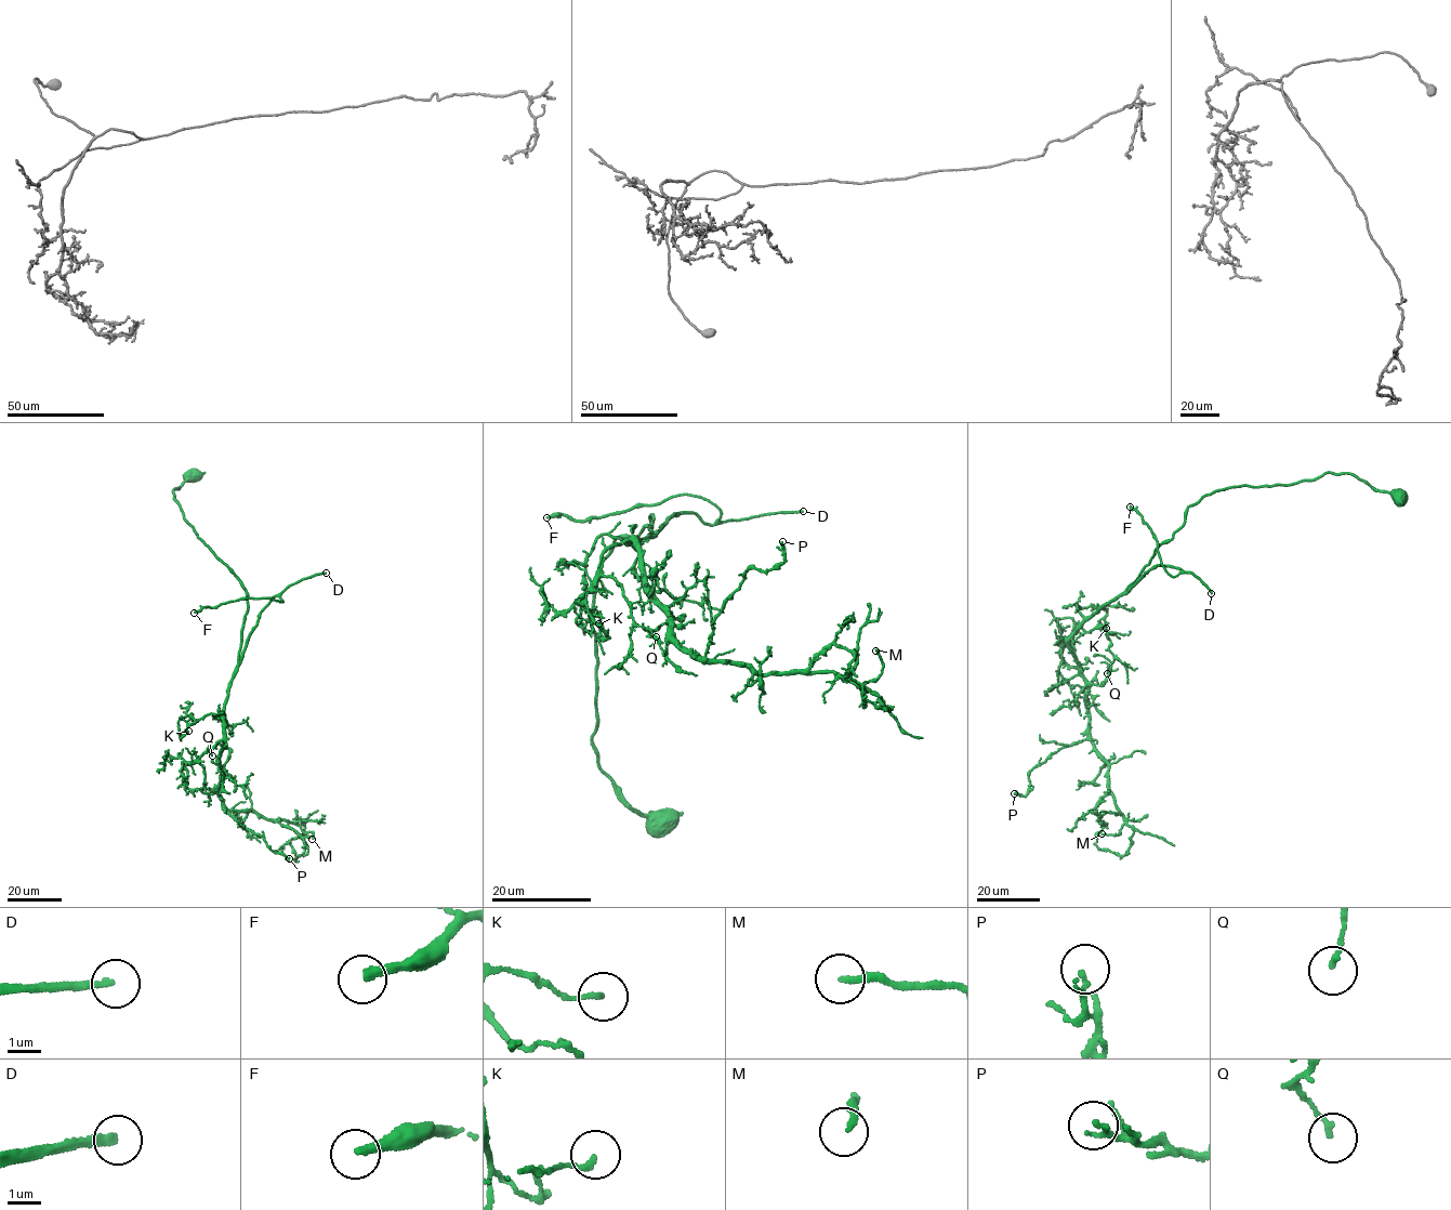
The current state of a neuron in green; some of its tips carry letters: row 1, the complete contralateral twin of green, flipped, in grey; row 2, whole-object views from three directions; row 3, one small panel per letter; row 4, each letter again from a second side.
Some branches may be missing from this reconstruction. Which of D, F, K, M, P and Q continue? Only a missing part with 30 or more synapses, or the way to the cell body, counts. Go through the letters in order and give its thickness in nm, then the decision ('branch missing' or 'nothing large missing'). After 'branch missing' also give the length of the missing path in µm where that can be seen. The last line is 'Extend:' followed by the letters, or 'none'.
D: calibre 240 nm; branch missing; missing 300 µm
F: calibre 280 nm; branch missing; missing 70 µm
K: calibre 150 nm; nothing large missing
M: calibre 180 nm; nothing large missing
P: calibre 110 nm; nothing large missing
Q: calibre 140 nm; nothing large missing
Extend: D, F

